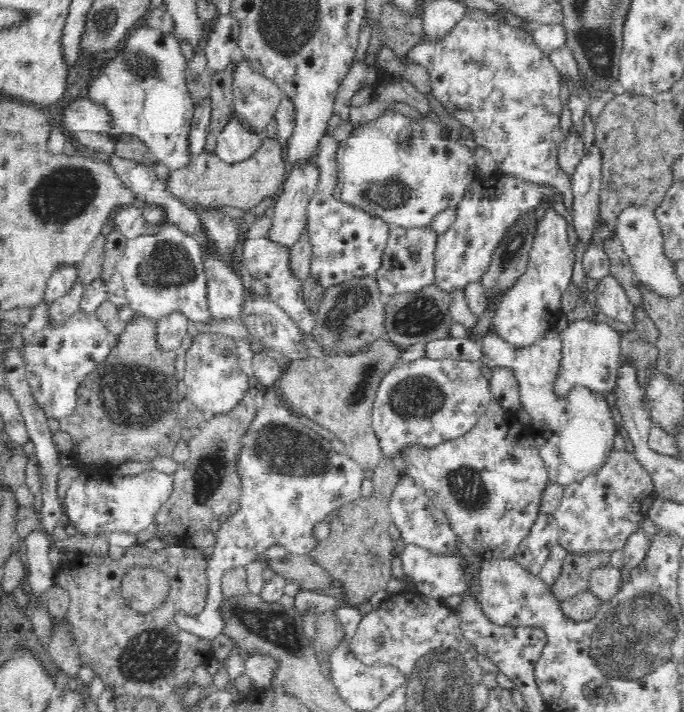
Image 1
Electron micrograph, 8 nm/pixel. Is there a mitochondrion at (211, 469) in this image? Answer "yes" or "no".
yes

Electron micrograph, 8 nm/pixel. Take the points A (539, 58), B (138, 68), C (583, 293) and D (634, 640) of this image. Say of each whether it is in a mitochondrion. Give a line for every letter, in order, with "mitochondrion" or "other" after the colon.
A: other
B: mitochondrion
C: other
D: mitochondrion

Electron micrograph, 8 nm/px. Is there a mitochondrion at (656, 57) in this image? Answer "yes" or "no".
yes

